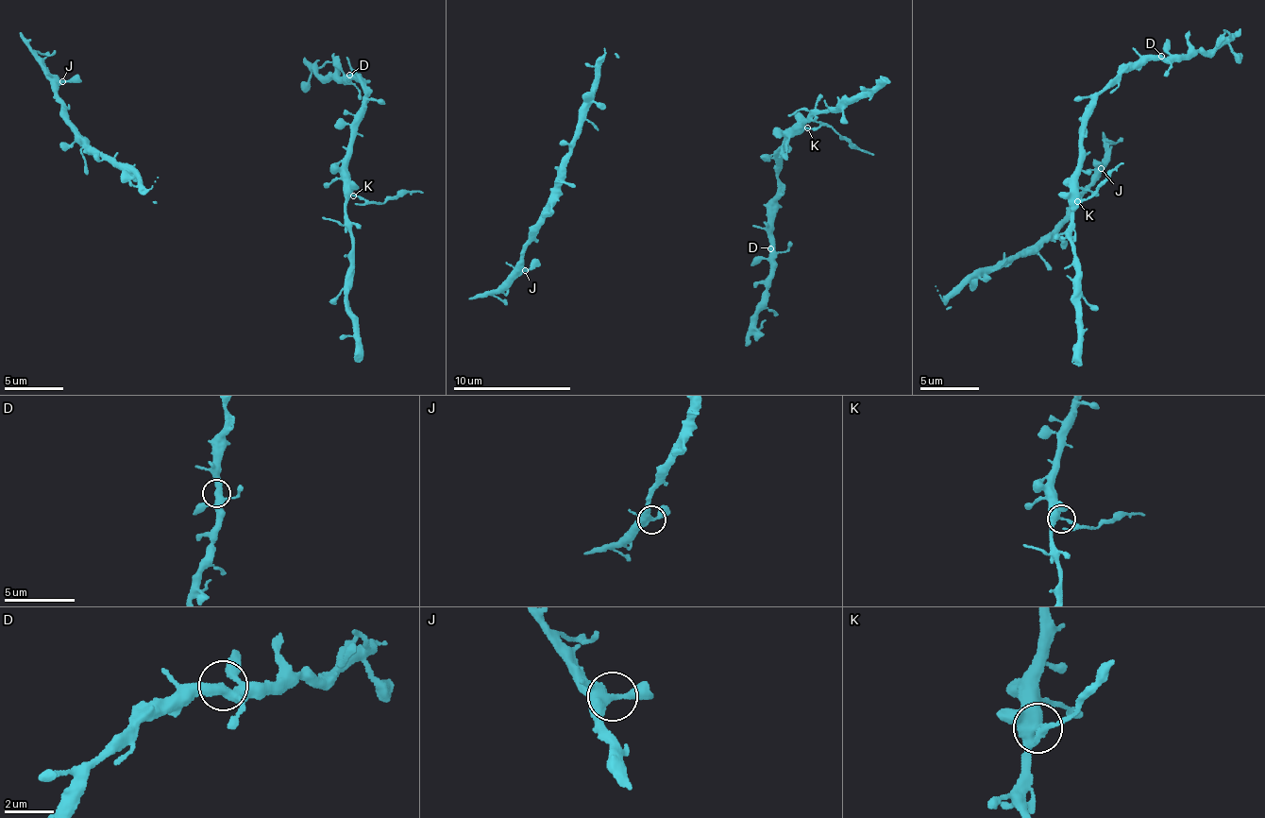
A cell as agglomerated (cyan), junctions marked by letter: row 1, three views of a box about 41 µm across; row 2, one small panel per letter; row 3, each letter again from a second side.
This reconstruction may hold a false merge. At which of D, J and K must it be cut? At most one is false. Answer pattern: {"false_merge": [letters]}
{"false_merge": ["K"]}

